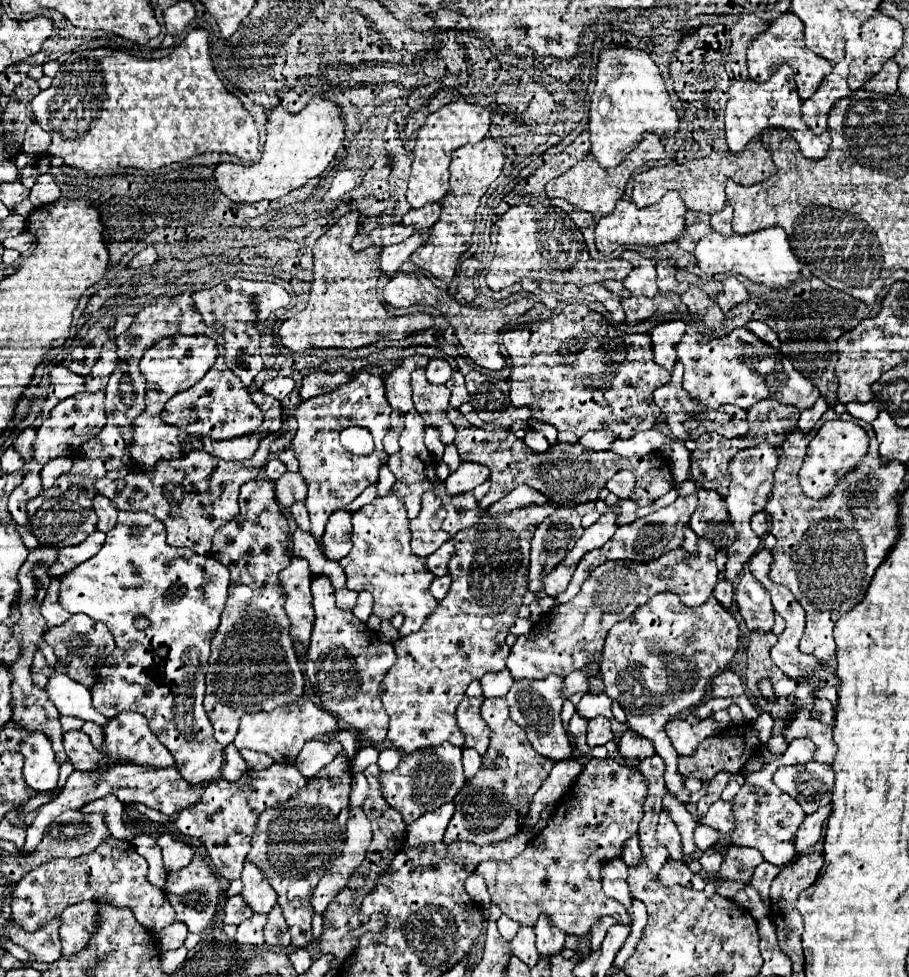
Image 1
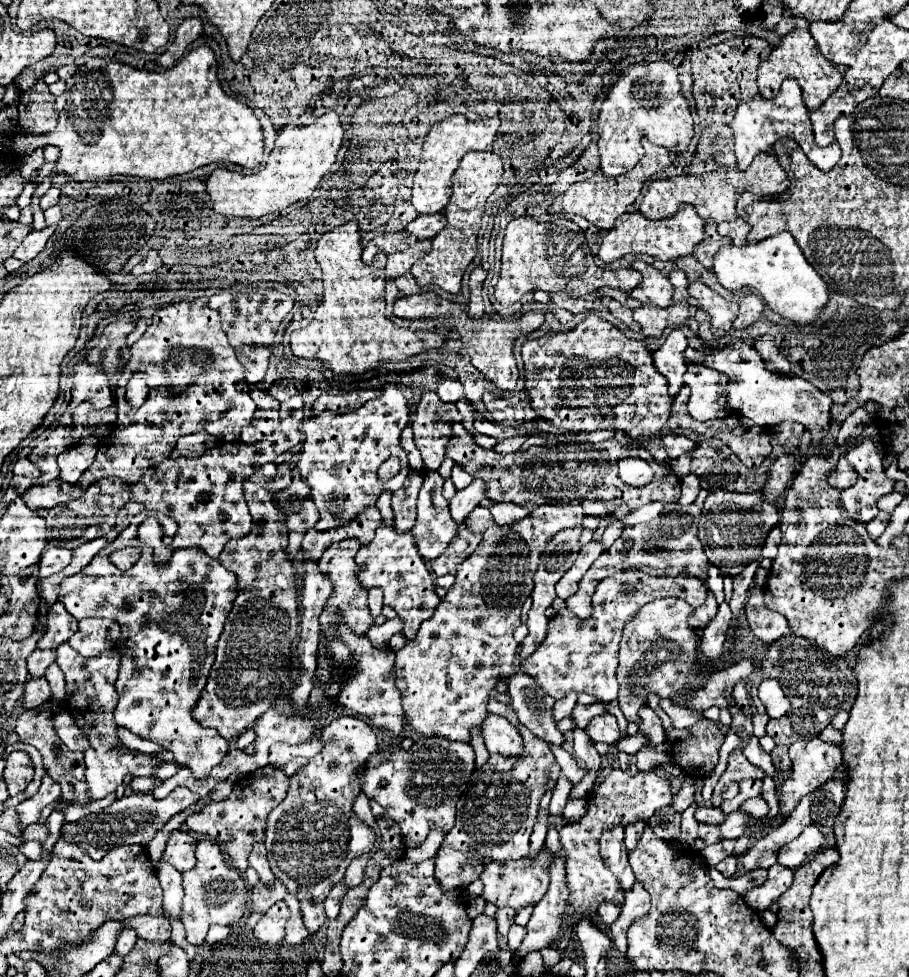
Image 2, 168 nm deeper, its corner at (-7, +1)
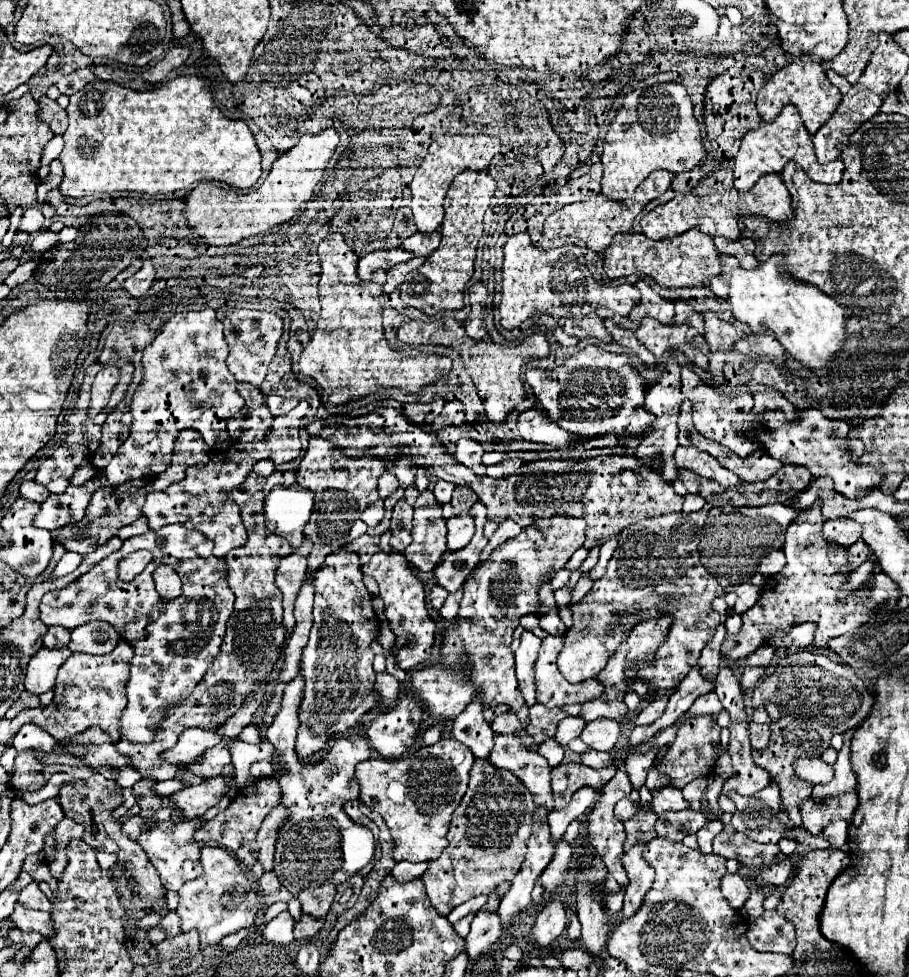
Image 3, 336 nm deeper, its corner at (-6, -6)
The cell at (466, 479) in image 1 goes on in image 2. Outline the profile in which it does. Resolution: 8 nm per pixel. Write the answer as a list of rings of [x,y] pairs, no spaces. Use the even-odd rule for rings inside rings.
[[[474,478],[470,482],[470,486],[466,486],[464,490],[458,490],[452,498],[450,498],[450,512],[452,518],[462,524],[464,516],[468,516],[472,512],[472,508],[476,508],[480,504],[480,500],[486,494],[486,484],[480,478]]]

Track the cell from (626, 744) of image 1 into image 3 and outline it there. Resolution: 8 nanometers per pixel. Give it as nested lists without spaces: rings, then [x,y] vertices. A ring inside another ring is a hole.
[[[665,695],[665,697],[659,697],[659,699],[651,701],[649,705],[645,705],[645,707],[641,709],[641,713],[637,715],[635,725],[647,725],[647,723],[653,723],[653,721],[655,721],[663,711],[665,711],[667,701],[669,701],[669,697]]]

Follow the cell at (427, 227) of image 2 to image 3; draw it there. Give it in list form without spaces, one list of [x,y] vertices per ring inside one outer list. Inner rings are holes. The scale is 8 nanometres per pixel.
[[[433,231],[433,233],[415,233],[407,237],[401,247],[417,257],[429,257],[439,247],[439,243],[441,243],[441,233]]]

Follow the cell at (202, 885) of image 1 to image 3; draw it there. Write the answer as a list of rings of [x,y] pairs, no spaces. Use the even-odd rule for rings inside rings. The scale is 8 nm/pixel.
[[[203,847],[201,849],[201,863],[203,875],[195,881],[187,881],[179,893],[179,907],[177,913],[181,917],[183,931],[199,929],[201,933],[201,947],[217,945],[229,933],[235,933],[243,927],[251,927],[259,913],[259,897],[257,897],[257,883],[247,869],[241,869],[239,861],[233,853],[221,847]]]

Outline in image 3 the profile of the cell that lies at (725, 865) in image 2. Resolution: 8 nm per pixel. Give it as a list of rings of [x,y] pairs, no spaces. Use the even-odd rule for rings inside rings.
[[[725,875],[721,881],[721,891],[733,909],[741,909],[749,899],[749,887],[739,875]]]

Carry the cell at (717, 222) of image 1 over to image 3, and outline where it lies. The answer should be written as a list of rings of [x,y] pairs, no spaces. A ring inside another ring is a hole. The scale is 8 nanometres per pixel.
[[[717,237],[717,239],[715,239],[715,245],[717,245],[717,251],[719,251],[719,253],[737,257],[743,269],[755,269],[755,267],[759,265],[757,259],[755,259],[755,255],[753,255],[755,243],[753,243],[751,239],[741,237],[739,241],[729,241],[729,239]]]

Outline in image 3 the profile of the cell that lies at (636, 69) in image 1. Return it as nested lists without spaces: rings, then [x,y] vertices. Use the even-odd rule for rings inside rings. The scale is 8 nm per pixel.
[[[663,83],[653,85],[649,89],[633,89],[625,95],[625,103],[619,109],[615,121],[609,125],[607,137],[605,137],[605,149],[603,149],[603,195],[607,195],[611,201],[625,201],[631,199],[635,189],[641,185],[643,179],[647,179],[653,171],[663,169],[669,173],[683,173],[693,171],[701,167],[707,159],[705,145],[699,133],[699,123],[693,117],[693,105],[691,97],[679,83]]]

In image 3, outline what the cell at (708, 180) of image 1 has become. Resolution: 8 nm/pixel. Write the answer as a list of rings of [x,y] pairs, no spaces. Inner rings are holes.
[[[775,173],[763,175],[763,179],[759,179],[759,183],[747,193],[739,193],[739,191],[731,189],[731,191],[721,191],[721,193],[705,195],[705,197],[697,197],[693,193],[677,195],[673,201],[659,205],[651,213],[647,213],[641,219],[641,229],[643,229],[643,235],[653,239],[653,241],[677,237],[689,229],[699,229],[701,233],[707,233],[711,237],[721,235],[725,239],[737,241],[739,239],[737,219],[745,217],[745,215],[761,215],[761,217],[767,217],[771,221],[777,221],[777,223],[793,217],[791,195],[789,195],[789,191],[787,191],[787,187],[779,175],[775,175]]]

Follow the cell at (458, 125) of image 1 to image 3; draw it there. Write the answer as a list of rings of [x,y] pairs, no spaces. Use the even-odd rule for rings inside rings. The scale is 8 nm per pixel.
[[[441,135],[437,137],[429,153],[425,155],[419,171],[415,173],[411,181],[411,193],[413,193],[413,217],[415,225],[421,233],[433,233],[443,223],[443,199],[447,195],[449,185],[453,183],[455,175],[461,171],[487,171],[491,159],[501,151],[501,143],[495,137],[489,135]]]

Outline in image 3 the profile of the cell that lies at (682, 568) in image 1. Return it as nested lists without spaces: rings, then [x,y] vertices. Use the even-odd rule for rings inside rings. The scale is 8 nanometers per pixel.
[[[547,635],[541,641],[539,657],[535,661],[535,679],[537,679],[537,701],[545,707],[563,707],[569,703],[585,703],[593,697],[599,697],[603,685],[597,679],[589,679],[577,685],[567,683],[557,669],[557,655],[563,647],[561,637]]]

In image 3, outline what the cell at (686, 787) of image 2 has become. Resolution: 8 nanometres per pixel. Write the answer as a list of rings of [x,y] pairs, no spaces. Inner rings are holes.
[[[699,777],[699,779],[691,781],[687,787],[683,787],[683,795],[691,803],[691,809],[695,809],[695,811],[701,809],[705,787],[707,787],[707,777]]]

